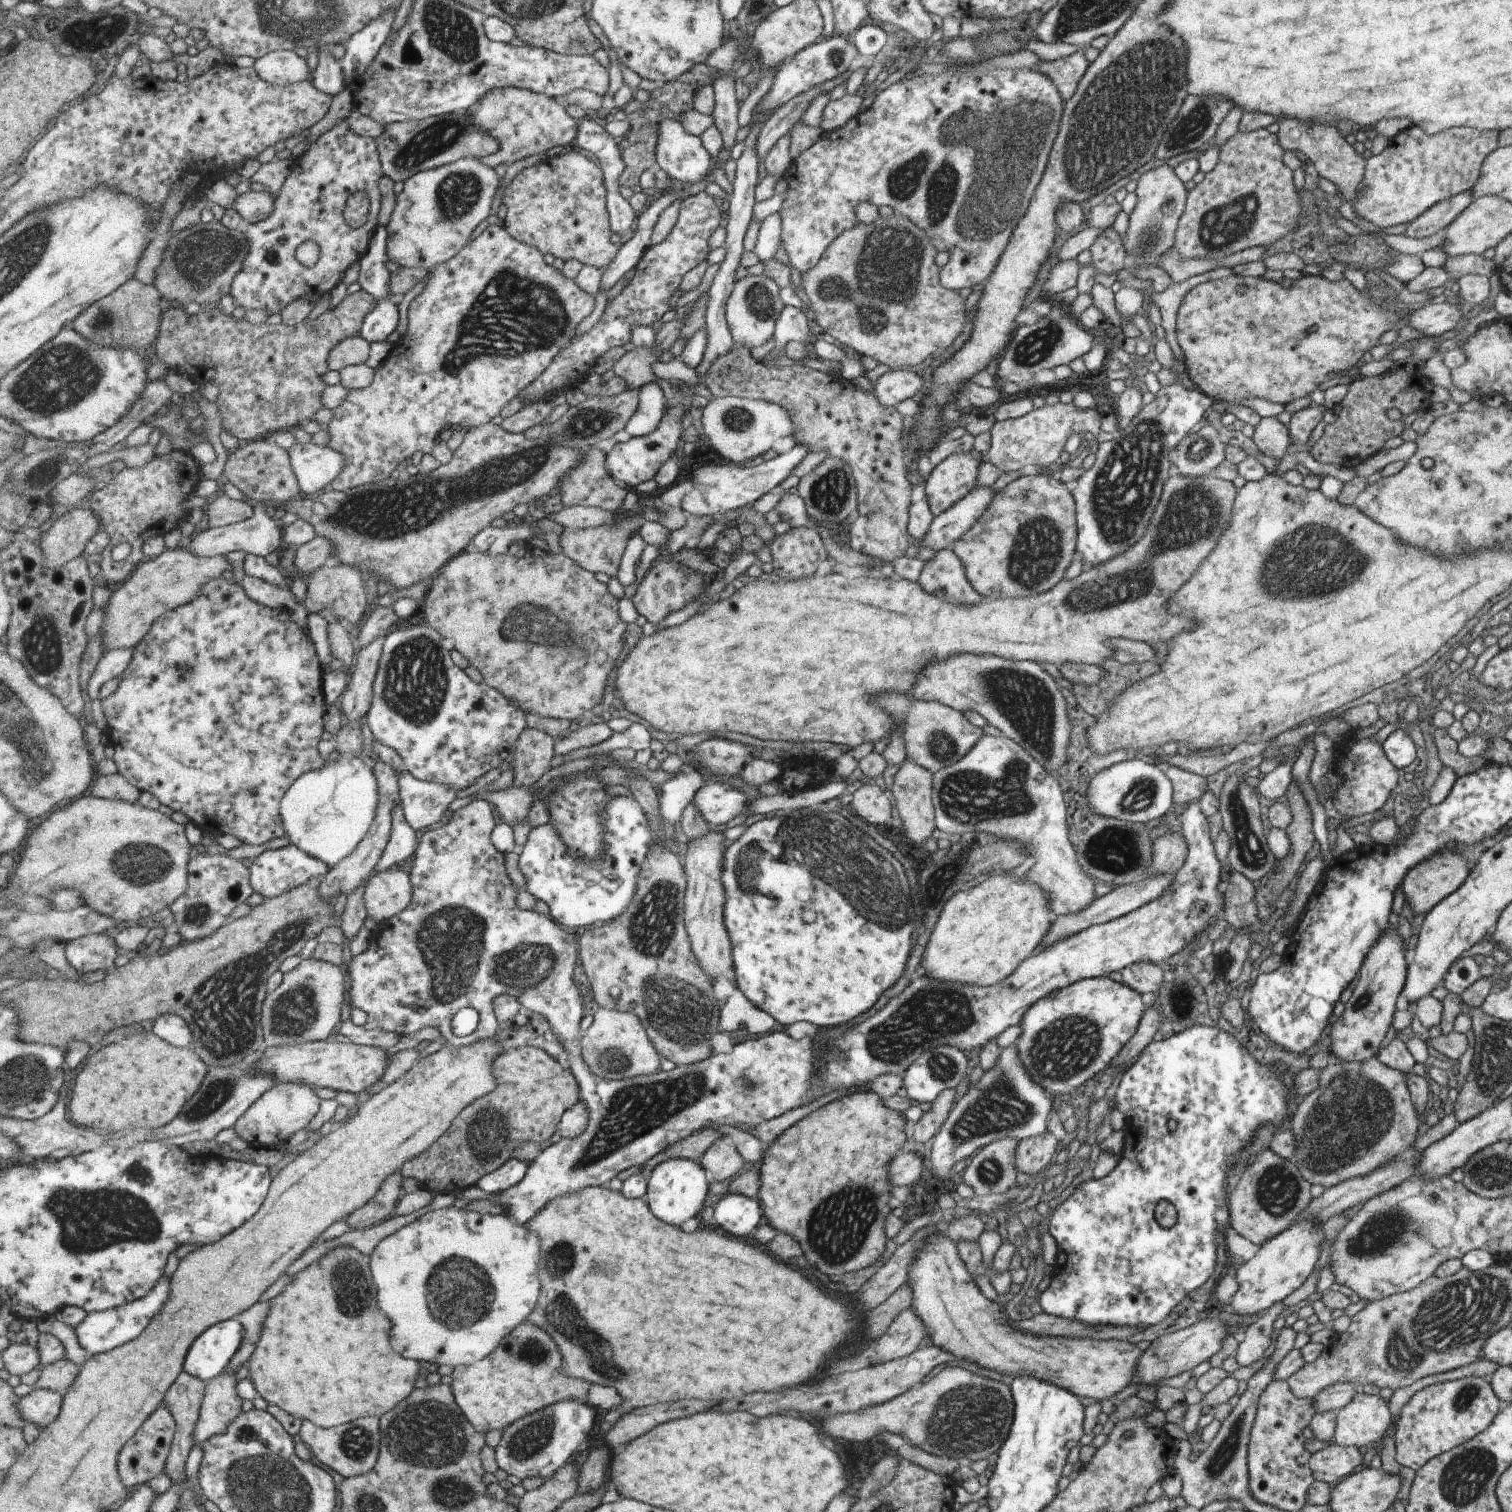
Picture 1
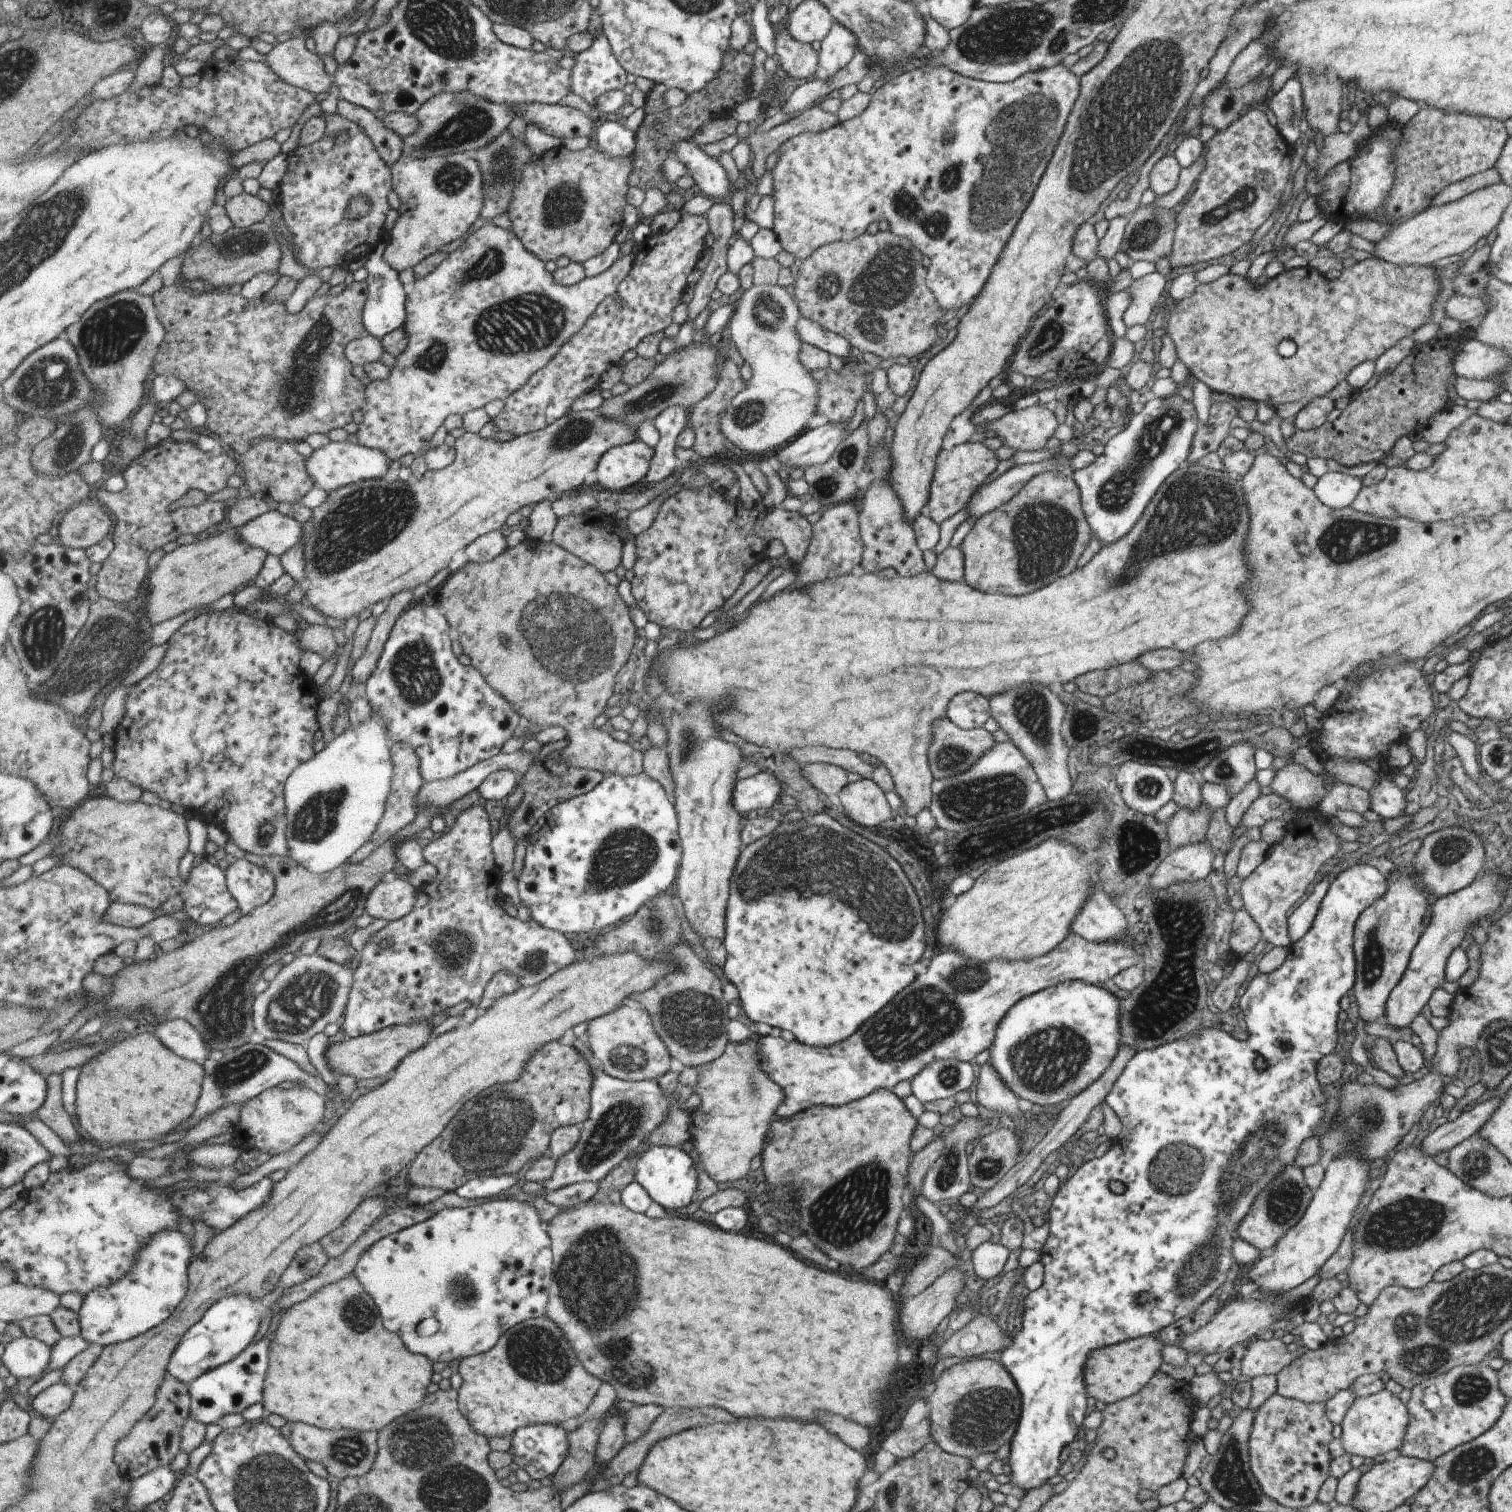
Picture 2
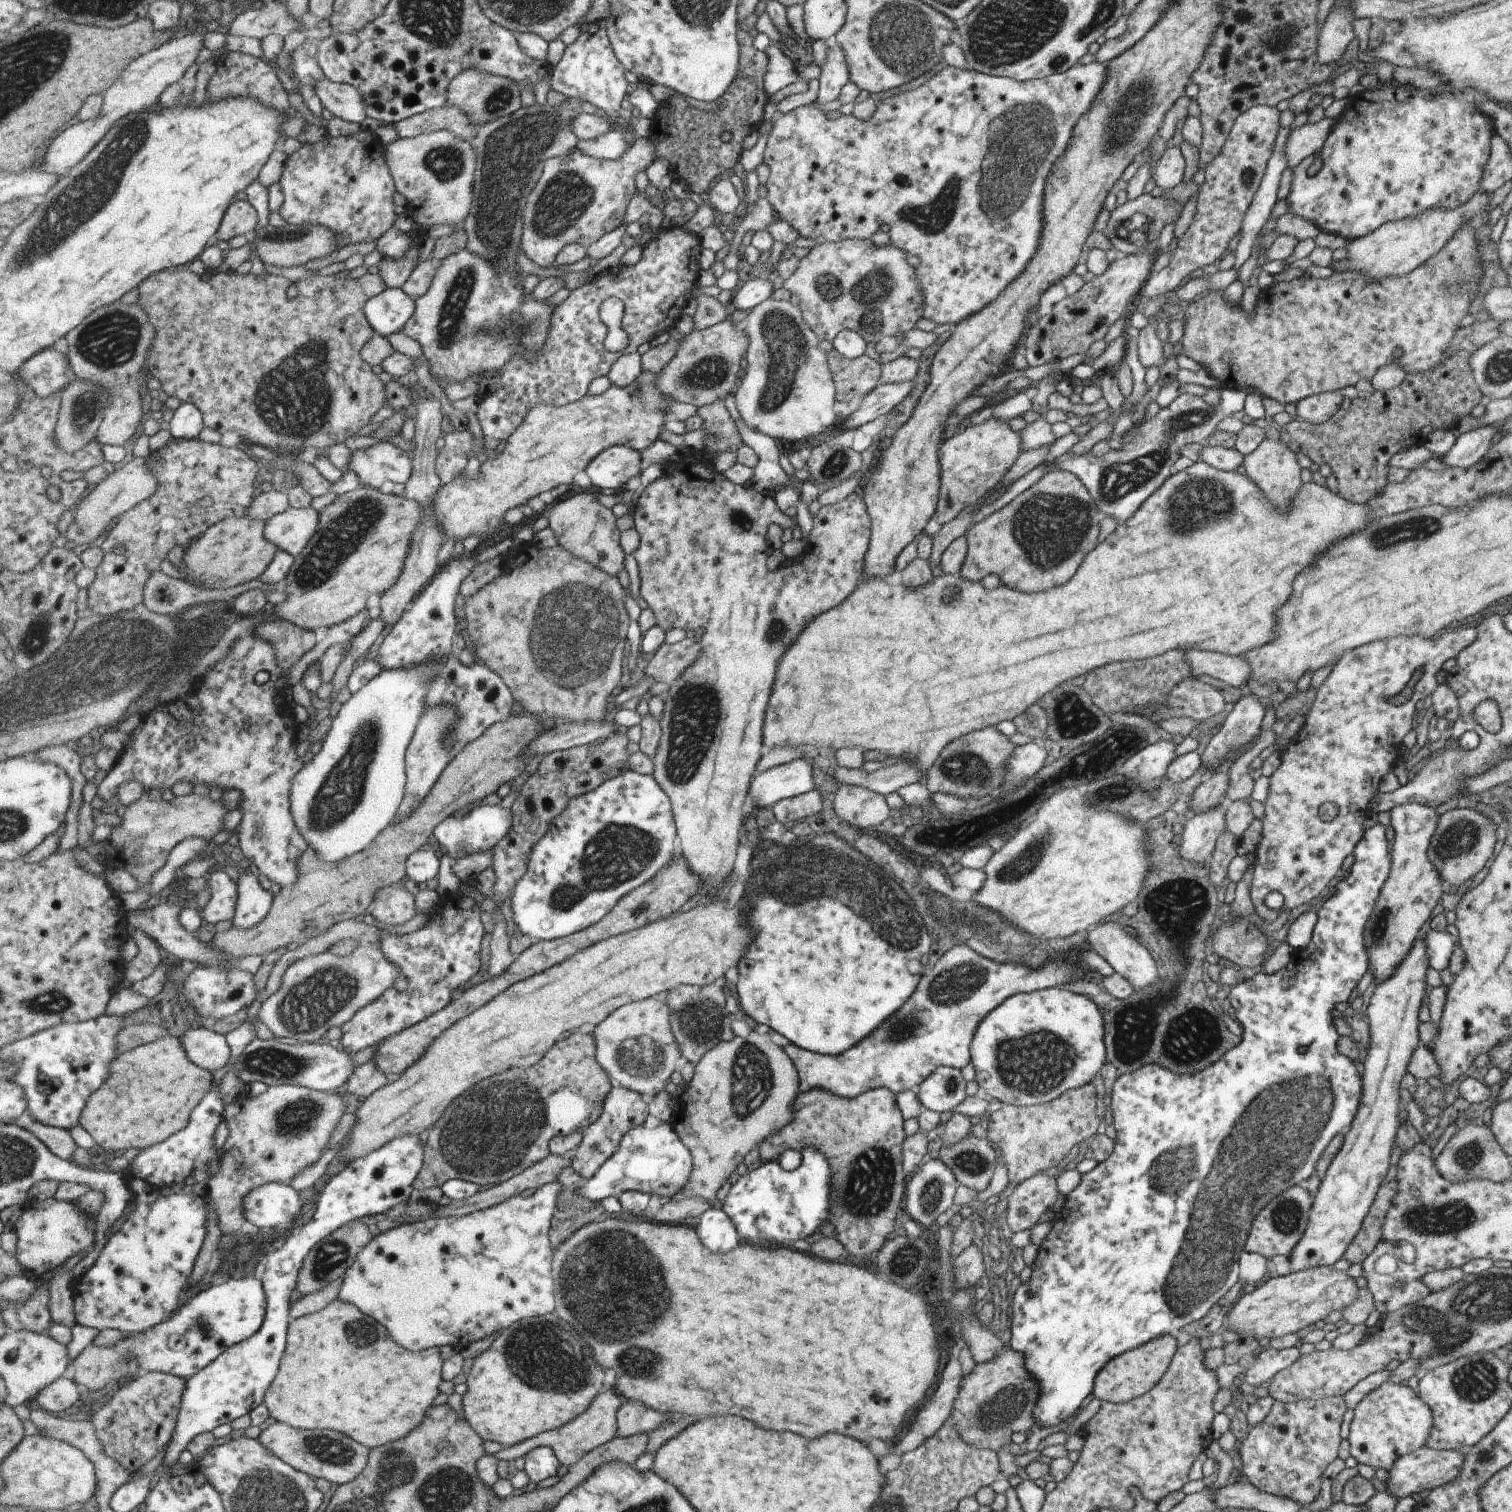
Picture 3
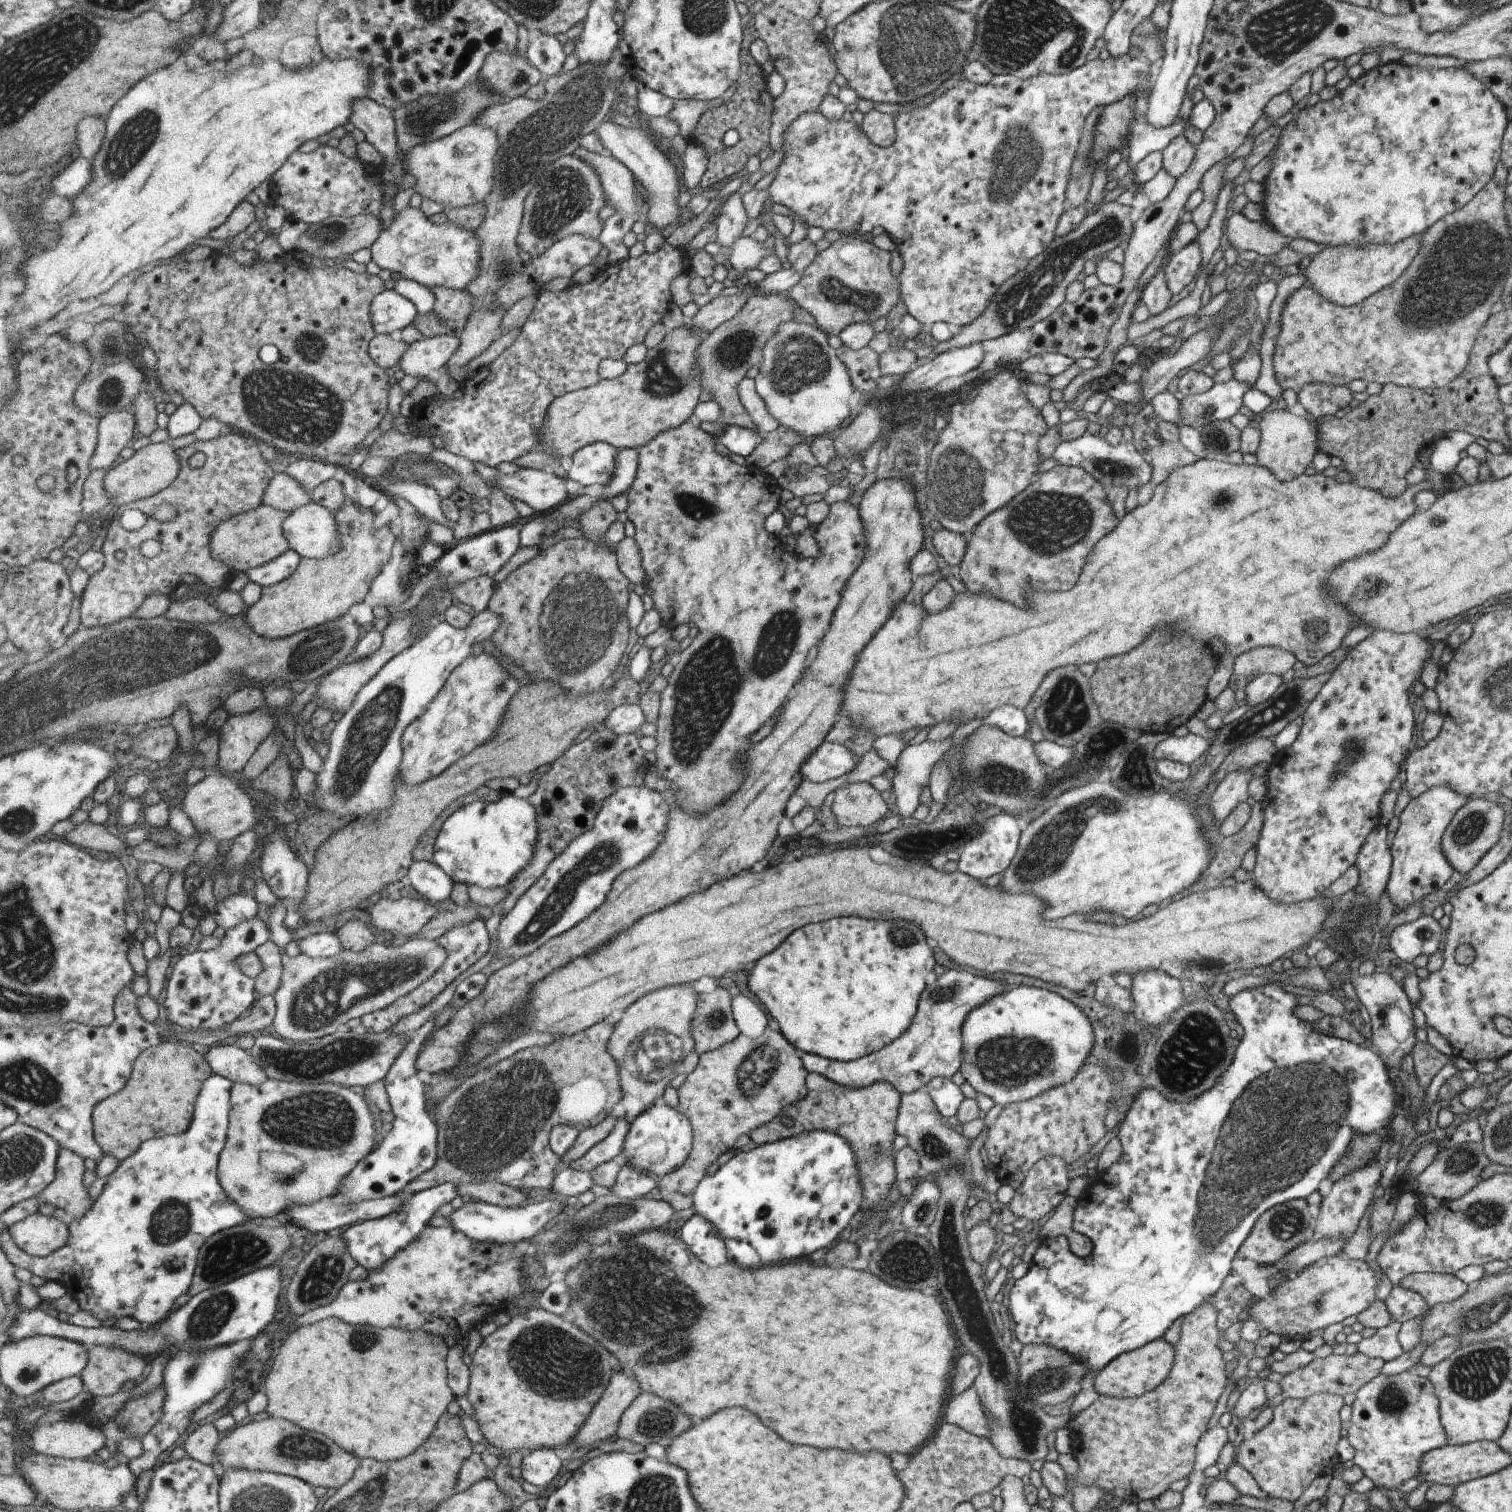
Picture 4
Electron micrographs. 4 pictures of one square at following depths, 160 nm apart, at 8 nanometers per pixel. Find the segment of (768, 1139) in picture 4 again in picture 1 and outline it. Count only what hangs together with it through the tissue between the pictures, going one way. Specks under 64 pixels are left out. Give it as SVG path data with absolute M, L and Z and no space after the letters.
M853 1093L852 1095L845 1095L839 1097L830 1103L818 1108L811 1112L795 1124L791 1125L789 1130L785 1129L785 1132L781 1132L776 1136L776 1139L769 1144L765 1149L760 1162L759 1175L760 1185L756 1194L756 1200L760 1206L760 1210L767 1220L767 1225L777 1230L777 1232L783 1232L787 1236L791 1236L801 1252L803 1252L803 1258L807 1260L807 1264L811 1264L815 1270L819 1270L821 1274L825 1276L833 1276L833 1274L843 1274L843 1272L851 1272L851 1270L861 1270L865 1266L871 1266L874 1262L879 1260L881 1253L884 1249L886 1236L884 1235L884 1222L886 1216L890 1214L890 1211L895 1204L891 1198L891 1204L887 1206L887 1198L889 1198L889 1188L892 1187L887 1184L887 1178L885 1178L885 1168L887 1168L887 1162L891 1160L894 1152L897 1152L901 1148L903 1142L908 1138L908 1130L910 1125L907 1120L902 1116L902 1113L898 1113L888 1109L880 1103L880 1098L877 1094L873 1093Z

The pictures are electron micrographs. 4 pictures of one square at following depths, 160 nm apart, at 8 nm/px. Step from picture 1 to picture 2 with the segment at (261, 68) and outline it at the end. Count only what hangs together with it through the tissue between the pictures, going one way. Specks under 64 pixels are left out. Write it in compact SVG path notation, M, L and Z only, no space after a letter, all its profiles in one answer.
M298 27L292 40L279 43L265 62L290 85L319 93L329 90L331 78L325 70L325 62L315 50L309 51L299 34L308 30Z

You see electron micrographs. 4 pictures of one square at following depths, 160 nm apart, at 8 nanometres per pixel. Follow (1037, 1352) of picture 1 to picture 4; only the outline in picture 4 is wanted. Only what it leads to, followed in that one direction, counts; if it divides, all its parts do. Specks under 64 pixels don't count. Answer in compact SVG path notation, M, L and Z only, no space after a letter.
M1163 1338L1147 1342L1140 1348L1122 1353L1107 1362L1105 1367L1095 1374L1093 1390L1099 1395L1109 1397L1131 1398L1142 1396L1165 1380L1171 1369L1173 1358L1173 1348Z

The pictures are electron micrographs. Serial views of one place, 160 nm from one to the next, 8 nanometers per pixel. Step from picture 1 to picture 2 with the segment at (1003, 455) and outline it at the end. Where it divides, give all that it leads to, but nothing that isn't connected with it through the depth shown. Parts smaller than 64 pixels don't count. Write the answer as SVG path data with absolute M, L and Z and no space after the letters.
M1032 405L1021 410L1013 408L992 421L977 416L970 421L976 430L993 432L999 446L1005 445L1015 452L1043 450L1058 425L1053 411L1044 405Z

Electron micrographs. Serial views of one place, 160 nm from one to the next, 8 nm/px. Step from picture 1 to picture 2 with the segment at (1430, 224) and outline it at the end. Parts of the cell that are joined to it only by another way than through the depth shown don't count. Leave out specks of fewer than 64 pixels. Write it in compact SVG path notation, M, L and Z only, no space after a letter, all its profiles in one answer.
M1495 168L1487 169L1486 171L1474 174L1473 176L1465 177L1460 181L1453 182L1440 191L1430 200L1431 207L1439 207L1453 201L1458 201L1469 193L1476 190L1494 185L1500 181L1499 175Z

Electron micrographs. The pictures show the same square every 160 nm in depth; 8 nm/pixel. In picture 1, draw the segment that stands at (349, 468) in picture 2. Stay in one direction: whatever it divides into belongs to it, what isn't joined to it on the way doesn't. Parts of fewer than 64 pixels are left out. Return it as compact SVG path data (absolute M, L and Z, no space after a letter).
M295 442L287 450L305 497L315 498L319 493L330 490L332 482L346 467L344 456L329 445L321 447Z

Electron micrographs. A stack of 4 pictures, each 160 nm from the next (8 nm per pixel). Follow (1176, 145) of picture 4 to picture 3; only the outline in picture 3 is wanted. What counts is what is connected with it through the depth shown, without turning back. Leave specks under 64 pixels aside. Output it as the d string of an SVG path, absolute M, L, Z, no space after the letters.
M1166 148L1161 158L1151 168L1151 180L1155 186L1166 191L1181 182L1184 166L1179 148Z

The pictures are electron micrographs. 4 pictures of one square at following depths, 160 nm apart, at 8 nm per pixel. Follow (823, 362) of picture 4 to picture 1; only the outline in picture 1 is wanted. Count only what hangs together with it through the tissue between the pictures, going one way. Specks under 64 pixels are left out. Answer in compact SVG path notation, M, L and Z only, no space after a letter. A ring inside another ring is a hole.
M746 275L733 281L732 289L724 304L724 319L735 344L751 345L752 348L763 344L774 334L775 319L784 307L779 299L779 289L775 282L761 275ZM715 397L704 408L701 422L708 442L706 444L701 440L698 441L698 446L696 443L691 446L695 448L709 446L715 454L739 466L742 466L743 462L747 462L749 458L755 458L763 452L768 454L776 438L780 439L790 434L788 414L779 405L740 397Z

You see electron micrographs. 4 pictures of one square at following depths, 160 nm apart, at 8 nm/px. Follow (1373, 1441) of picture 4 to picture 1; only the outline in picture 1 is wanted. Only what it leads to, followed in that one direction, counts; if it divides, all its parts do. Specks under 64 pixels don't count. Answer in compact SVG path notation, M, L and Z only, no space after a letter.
M1355 1393L1336 1411L1332 1441L1339 1445L1369 1448L1389 1426L1391 1416L1386 1403L1377 1395Z

